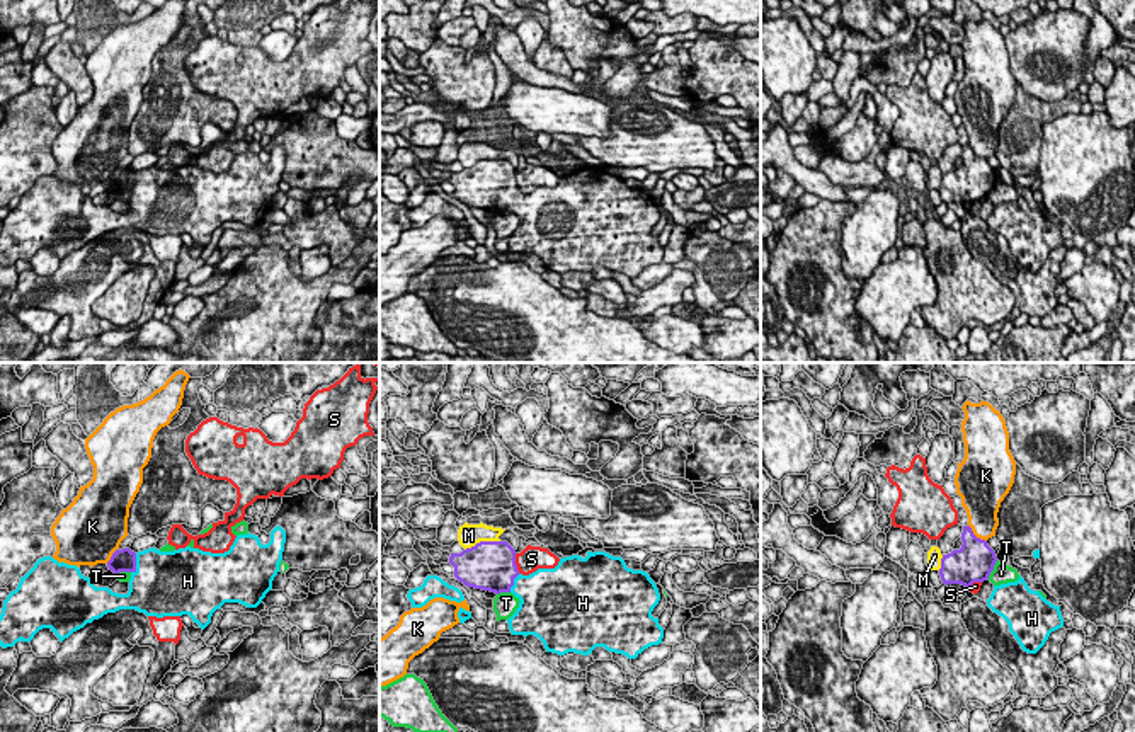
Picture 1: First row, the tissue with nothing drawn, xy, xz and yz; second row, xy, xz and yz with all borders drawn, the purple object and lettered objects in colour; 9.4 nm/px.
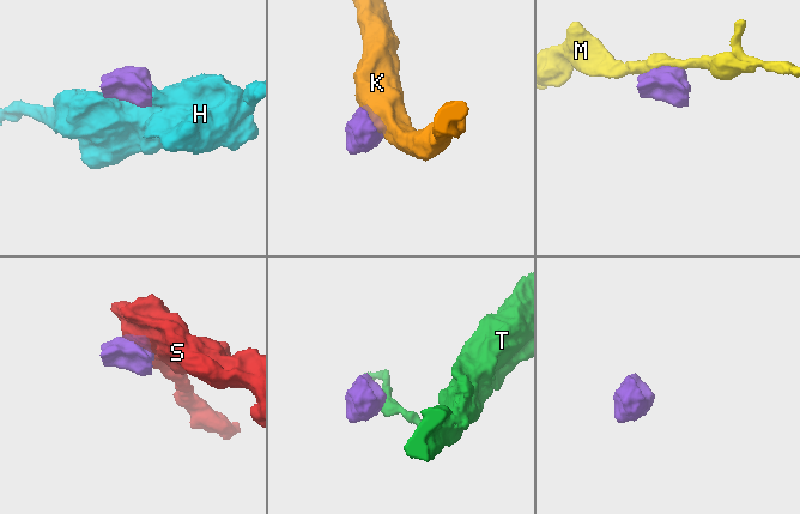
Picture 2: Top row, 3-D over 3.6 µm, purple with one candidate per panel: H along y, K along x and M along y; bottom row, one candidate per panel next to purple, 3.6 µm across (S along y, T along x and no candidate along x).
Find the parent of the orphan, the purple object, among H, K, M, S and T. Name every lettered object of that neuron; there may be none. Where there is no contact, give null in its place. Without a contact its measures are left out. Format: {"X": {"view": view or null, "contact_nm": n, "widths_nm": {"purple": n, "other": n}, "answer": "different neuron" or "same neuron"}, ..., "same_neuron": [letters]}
{"H": {"view": "xy", "contact_nm": 200, "widths_nm": {"purple": 220, "other": 440}, "answer": "same neuron"}, "K": {"view": "yz", "contact_nm": 240, "widths_nm": {"purple": 360, "other": 280}, "answer": "different neuron"}, "M": {"view": "xz", "contact_nm": 360, "widths_nm": {"purple": 480, "other": 220}, "answer": "different neuron"}, "S": {"view": "xz", "contact_nm": 200, "widths_nm": {"purple": 480, "other": 240}, "answer": "different neuron"}, "T": {"view": "yz", "contact_nm": 200, "widths_nm": {"purple": 380, "other": 190}, "answer": "different neuron"}, "same_neuron": ["H"]}

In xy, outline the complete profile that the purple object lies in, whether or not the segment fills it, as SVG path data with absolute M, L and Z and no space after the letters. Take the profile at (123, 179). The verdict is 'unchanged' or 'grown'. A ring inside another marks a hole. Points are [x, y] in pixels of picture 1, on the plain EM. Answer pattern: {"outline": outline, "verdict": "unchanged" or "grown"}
{"outline": "M276 145L267 163L262 163L259 155L247 152L238 153L225 172L191 165L174 170L160 170L153 165L138 172L129 167L116 169L107 186L114 192L131 192L126 213L112 211L109 206L95 206L77 184L43 175L20 196L17 208L3 220L0 266L14 266L20 259L31 260L43 247L49 247L63 260L87 242L119 228L136 228L157 237L189 233L204 249L211 242L213 232L225 221L240 221L247 226L257 226L262 221L279 191L284 162L286 150Z", "verdict": "grown"}

